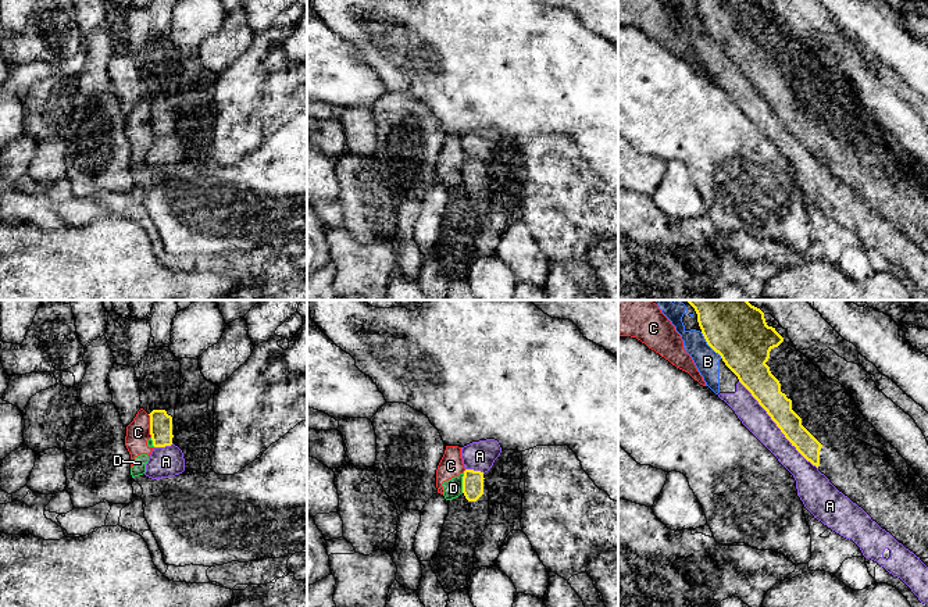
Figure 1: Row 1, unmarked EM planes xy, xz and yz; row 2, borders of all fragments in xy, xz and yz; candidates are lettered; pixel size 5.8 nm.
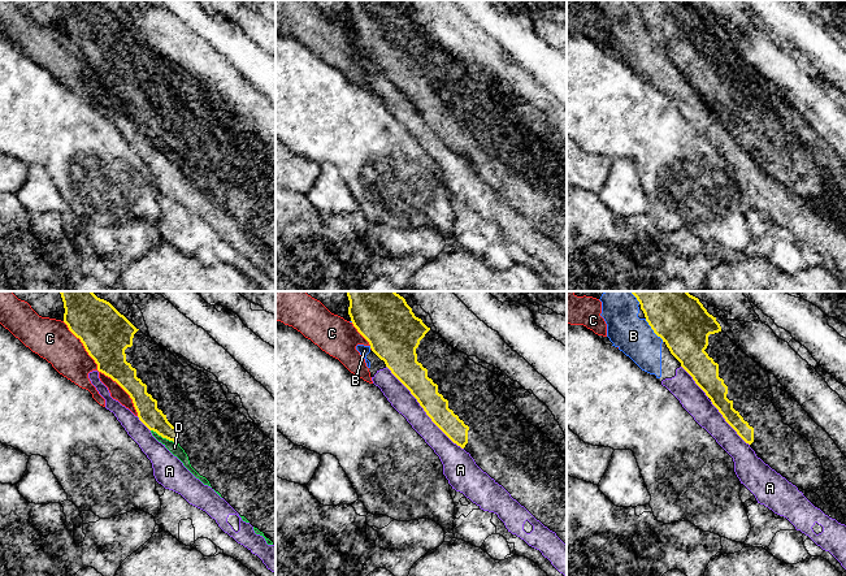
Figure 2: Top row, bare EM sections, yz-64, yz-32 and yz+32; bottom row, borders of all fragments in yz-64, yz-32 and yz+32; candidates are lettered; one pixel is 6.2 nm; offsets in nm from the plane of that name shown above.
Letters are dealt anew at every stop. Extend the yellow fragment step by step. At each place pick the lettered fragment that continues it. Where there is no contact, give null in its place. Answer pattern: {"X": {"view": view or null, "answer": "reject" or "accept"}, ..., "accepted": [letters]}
{"A": {"view": "yz", "answer": "reject"}, "B": {"view": "yz", "answer": "reject"}, "C": {"view": "xy", "answer": "reject"}, "D": {"view": "xz", "answer": "reject"}, "accepted": []}

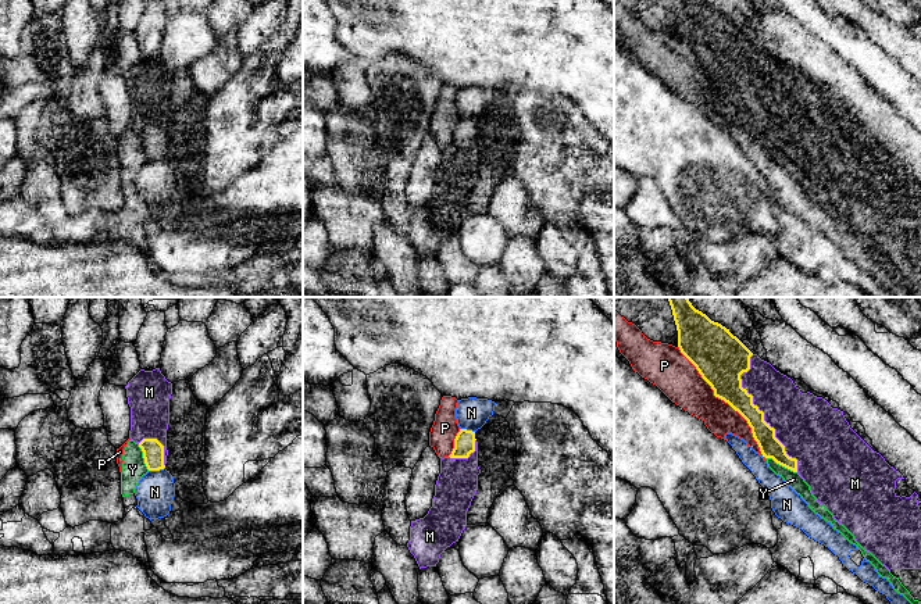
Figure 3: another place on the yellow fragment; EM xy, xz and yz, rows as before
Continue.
{"M": {"view": "yz", "answer": "accept"}, "N": {"view": "xy", "answer": "reject"}, "P": {"view": "yz", "answer": "reject"}, "Y": {"view": "yz", "answer": "reject"}, "accepted": ["M"]}

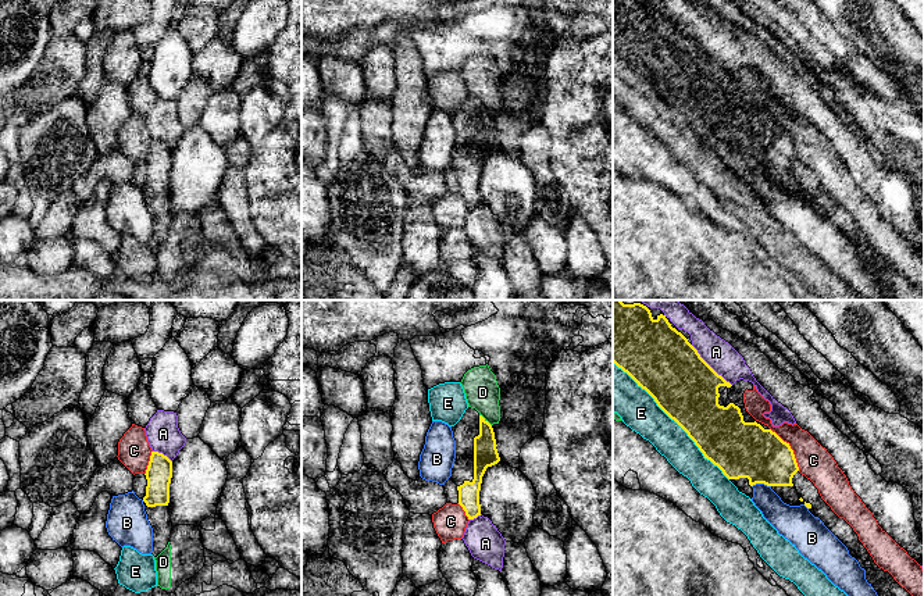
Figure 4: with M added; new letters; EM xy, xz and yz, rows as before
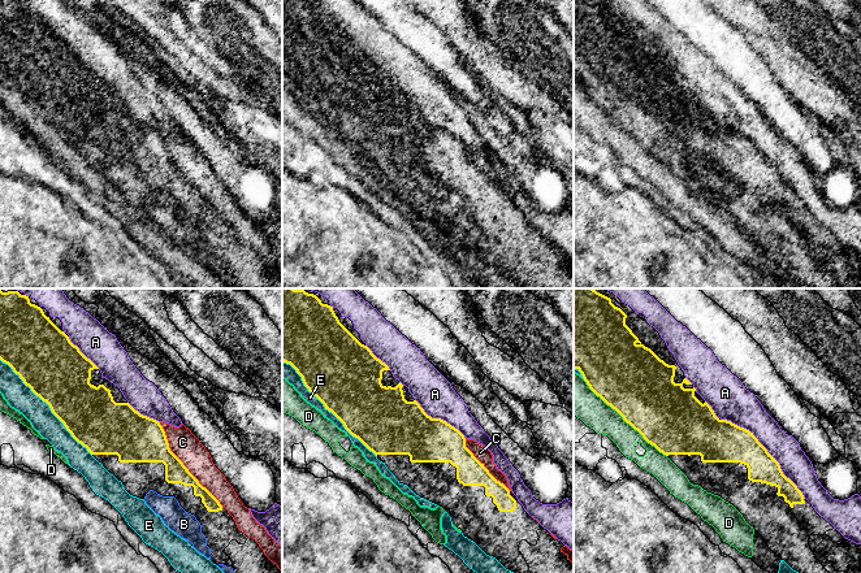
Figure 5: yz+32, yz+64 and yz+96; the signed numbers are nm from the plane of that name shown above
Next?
{"A": {"view": "yz", "answer": "reject"}, "B": {"view": "yz", "answer": "reject"}, "C": {"view": "yz", "answer": "reject"}, "D": {"view": "xz", "answer": "reject"}, "E": {"view": "yz", "answer": "reject"}, "accepted": []}

